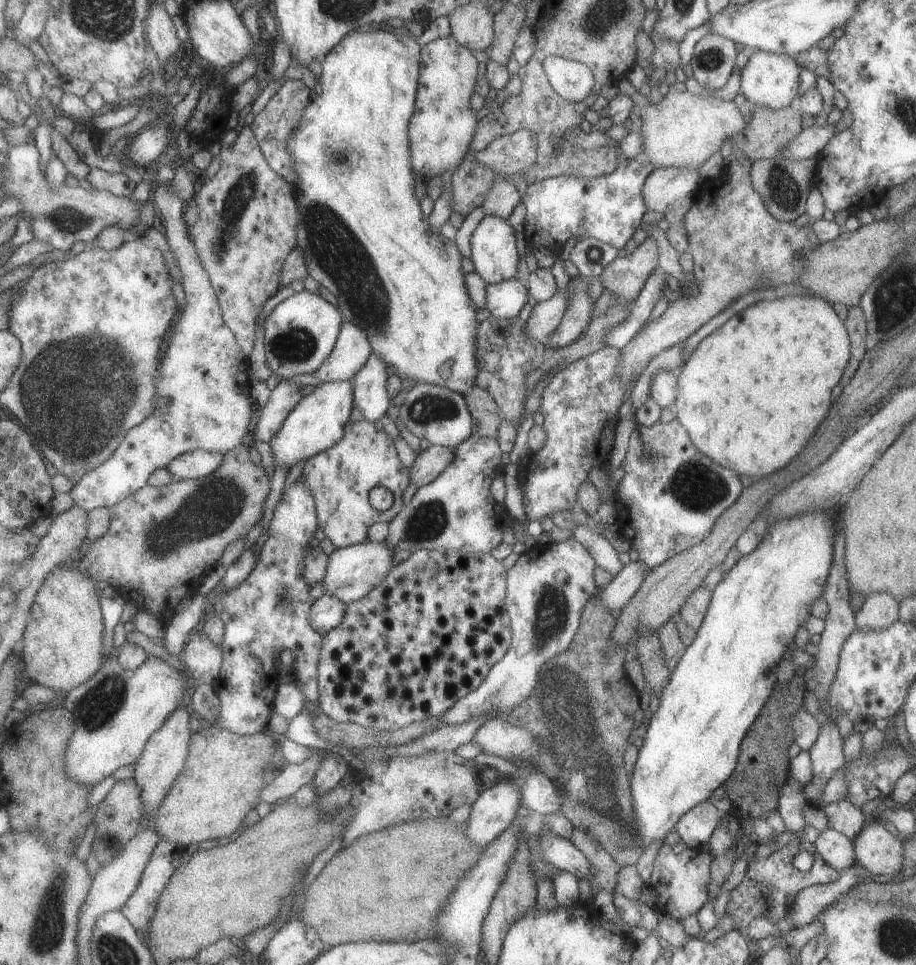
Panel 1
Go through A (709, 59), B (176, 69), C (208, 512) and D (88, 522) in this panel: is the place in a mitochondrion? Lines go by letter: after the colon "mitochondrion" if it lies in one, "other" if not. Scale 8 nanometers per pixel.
A: mitochondrion
B: other
C: mitochondrion
D: other

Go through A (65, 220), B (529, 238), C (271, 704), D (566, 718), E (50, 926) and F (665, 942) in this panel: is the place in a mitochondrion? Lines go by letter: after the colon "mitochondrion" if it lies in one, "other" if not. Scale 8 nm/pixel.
A: mitochondrion
B: other
C: other
D: mitochondrion
E: mitochondrion
F: other

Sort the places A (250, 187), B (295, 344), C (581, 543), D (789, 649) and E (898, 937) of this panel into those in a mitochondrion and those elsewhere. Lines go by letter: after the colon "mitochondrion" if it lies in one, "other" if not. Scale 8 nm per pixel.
A: mitochondrion
B: mitochondrion
C: other
D: other
E: mitochondrion

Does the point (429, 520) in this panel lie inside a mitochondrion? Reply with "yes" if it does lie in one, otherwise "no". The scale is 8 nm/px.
yes

